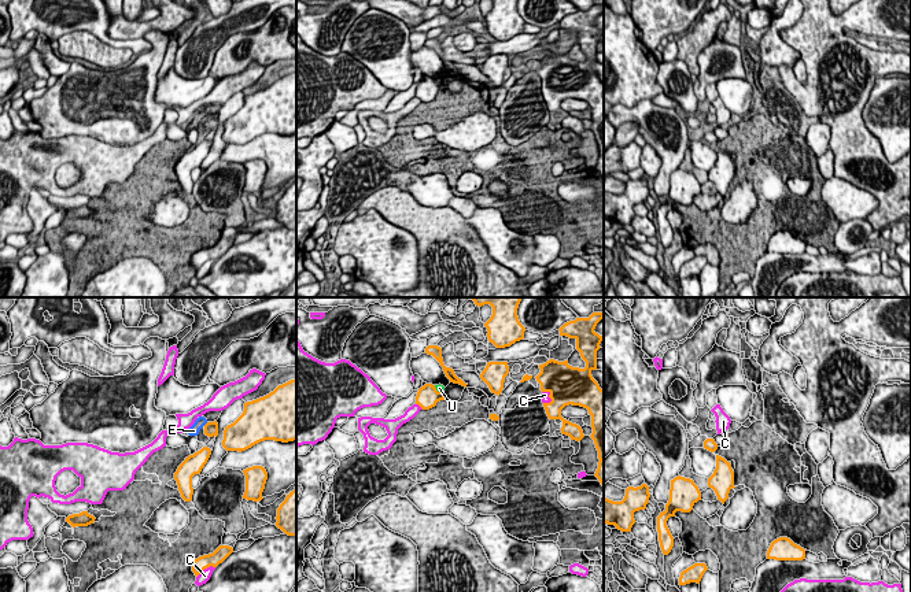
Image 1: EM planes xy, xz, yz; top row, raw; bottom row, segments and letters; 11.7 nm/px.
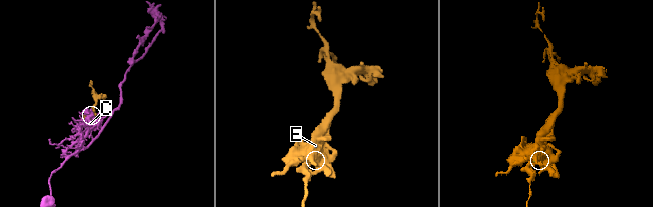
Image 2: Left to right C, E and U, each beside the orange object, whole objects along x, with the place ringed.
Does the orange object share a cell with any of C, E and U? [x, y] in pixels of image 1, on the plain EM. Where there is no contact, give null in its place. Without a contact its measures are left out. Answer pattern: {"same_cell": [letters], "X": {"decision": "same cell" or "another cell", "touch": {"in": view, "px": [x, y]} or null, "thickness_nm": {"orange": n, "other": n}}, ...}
{"same_cell": [], "C": {"decision": "another cell", "touch": {"in": "xy", "px": [205, 261]}, "thickness_nm": {"orange": 160, "other": 140}}, "E": {"decision": "another cell", "touch": {"in": "xy", "px": [206, 117]}, "thickness_nm": {"orange": 160, "other": 130}}, "U": {"decision": "another cell", "touch": {"in": "xz", "px": [436, 84]}, "thickness_nm": {"orange": 260, "other": 90}}}

